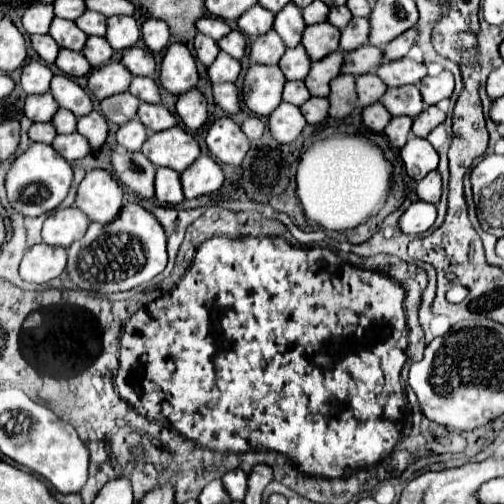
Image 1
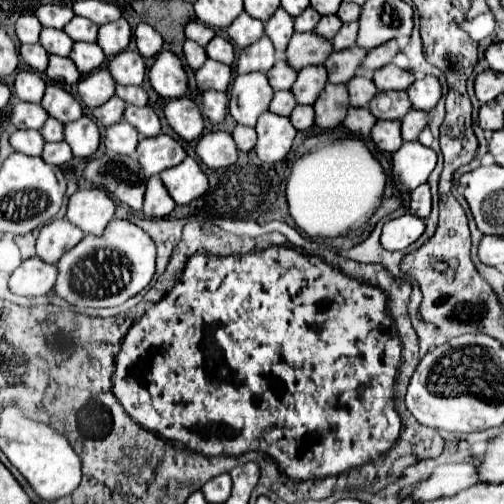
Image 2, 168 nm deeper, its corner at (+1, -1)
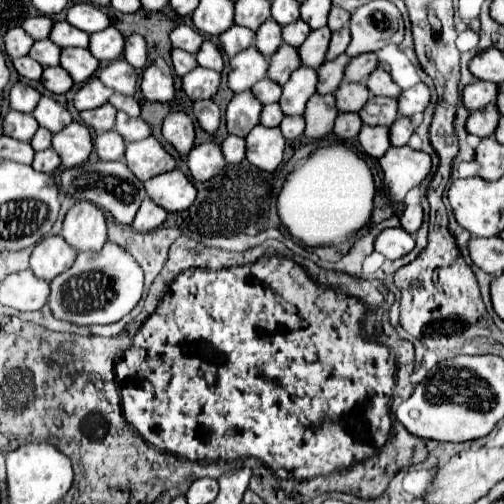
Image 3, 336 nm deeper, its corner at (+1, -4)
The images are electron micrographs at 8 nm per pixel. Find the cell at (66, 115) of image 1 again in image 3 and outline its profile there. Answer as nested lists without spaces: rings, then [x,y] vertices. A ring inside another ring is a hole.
[[[39,128],[39,130],[35,132],[35,136],[31,138],[31,146],[33,146],[33,150],[39,152],[39,150],[47,150],[47,148],[51,148],[51,138],[53,138],[53,134],[51,134],[49,130]]]

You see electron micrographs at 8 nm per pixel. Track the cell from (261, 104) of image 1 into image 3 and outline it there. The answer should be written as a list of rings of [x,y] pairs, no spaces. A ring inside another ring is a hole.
[[[249,90],[235,94],[225,112],[227,132],[245,138],[259,124],[261,108],[263,108],[261,102],[257,102],[257,98],[253,98],[253,94],[249,94]]]

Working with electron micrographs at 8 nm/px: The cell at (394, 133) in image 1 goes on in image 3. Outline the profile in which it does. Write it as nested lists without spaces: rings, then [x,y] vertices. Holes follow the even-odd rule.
[[[363,126],[357,140],[369,156],[381,158],[385,154],[385,150],[391,146],[387,132],[389,132],[389,128],[385,128],[385,126]]]

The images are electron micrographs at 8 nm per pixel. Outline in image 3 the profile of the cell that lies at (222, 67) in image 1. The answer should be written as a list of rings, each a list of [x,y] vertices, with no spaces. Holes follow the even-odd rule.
[[[197,66],[195,70],[191,70],[181,78],[181,88],[195,102],[195,100],[213,98],[213,94],[219,88],[219,82],[221,82],[221,76],[215,70],[205,70]]]

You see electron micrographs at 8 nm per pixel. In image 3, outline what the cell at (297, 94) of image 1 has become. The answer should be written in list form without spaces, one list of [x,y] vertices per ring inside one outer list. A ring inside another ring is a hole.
[[[277,104],[263,106],[263,110],[261,110],[261,126],[275,128],[275,126],[281,124],[281,120],[283,120],[283,114],[281,114],[281,108]]]

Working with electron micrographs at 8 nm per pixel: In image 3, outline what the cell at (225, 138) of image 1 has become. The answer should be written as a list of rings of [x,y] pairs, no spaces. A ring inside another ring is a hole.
[[[213,142],[195,146],[187,156],[189,174],[197,182],[207,182],[213,176],[217,176],[225,168],[225,158],[221,154],[221,148]]]

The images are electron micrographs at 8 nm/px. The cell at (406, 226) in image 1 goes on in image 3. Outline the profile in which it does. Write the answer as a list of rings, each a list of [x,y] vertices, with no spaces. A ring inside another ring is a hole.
[[[387,228],[383,230],[377,240],[375,240],[375,250],[383,254],[387,260],[397,260],[409,254],[415,248],[415,240],[411,234],[405,234],[405,230],[397,228]]]

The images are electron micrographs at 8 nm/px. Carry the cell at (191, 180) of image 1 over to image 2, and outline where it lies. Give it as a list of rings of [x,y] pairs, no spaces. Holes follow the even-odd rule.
[[[187,157],[173,169],[165,169],[161,173],[161,179],[177,205],[187,205],[193,199],[205,195],[205,191],[209,189],[209,179],[205,171],[191,157]]]

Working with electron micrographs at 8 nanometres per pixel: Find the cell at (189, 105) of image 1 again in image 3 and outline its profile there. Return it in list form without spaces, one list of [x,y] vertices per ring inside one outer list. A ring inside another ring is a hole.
[[[173,112],[163,122],[163,138],[181,154],[189,154],[195,140],[193,120],[185,112]]]

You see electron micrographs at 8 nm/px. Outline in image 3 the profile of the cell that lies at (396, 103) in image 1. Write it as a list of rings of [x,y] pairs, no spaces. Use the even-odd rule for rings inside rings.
[[[371,96],[359,112],[363,124],[367,126],[391,126],[397,114],[397,100],[385,96]]]

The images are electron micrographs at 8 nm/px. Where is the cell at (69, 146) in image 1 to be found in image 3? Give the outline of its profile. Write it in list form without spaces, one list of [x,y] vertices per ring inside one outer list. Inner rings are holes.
[[[49,148],[49,150],[37,152],[31,166],[33,166],[33,170],[37,170],[37,172],[47,172],[47,174],[51,174],[55,168],[59,168],[59,164],[61,164],[61,160],[57,158],[57,152],[55,152],[53,148]]]

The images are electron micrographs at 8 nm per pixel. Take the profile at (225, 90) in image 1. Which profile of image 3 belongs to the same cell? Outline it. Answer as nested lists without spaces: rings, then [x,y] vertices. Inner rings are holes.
[[[213,100],[193,102],[193,116],[197,118],[199,126],[201,126],[207,134],[213,134],[213,132],[219,128],[221,112],[219,112],[219,106],[217,106]]]

